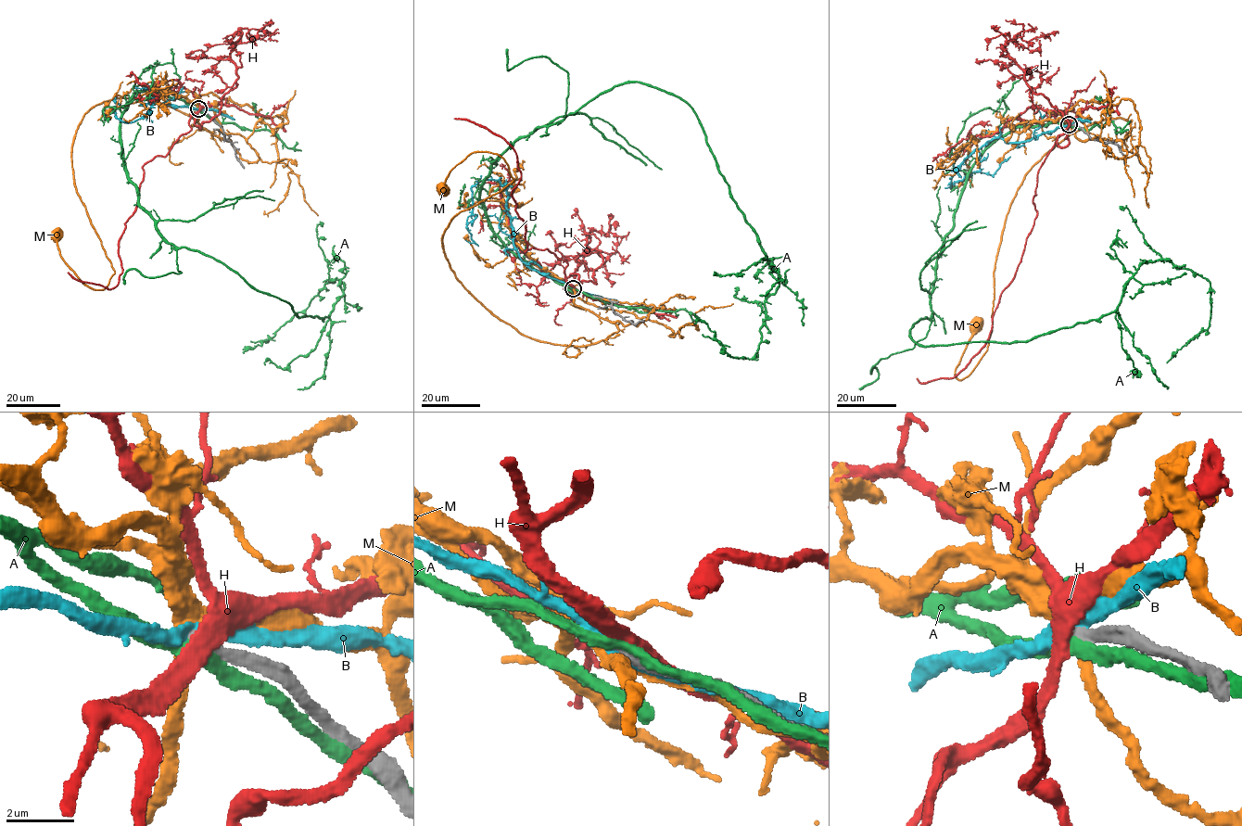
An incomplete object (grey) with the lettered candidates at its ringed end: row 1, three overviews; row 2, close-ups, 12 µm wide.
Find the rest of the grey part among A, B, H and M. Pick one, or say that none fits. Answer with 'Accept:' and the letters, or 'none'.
Accept: none

